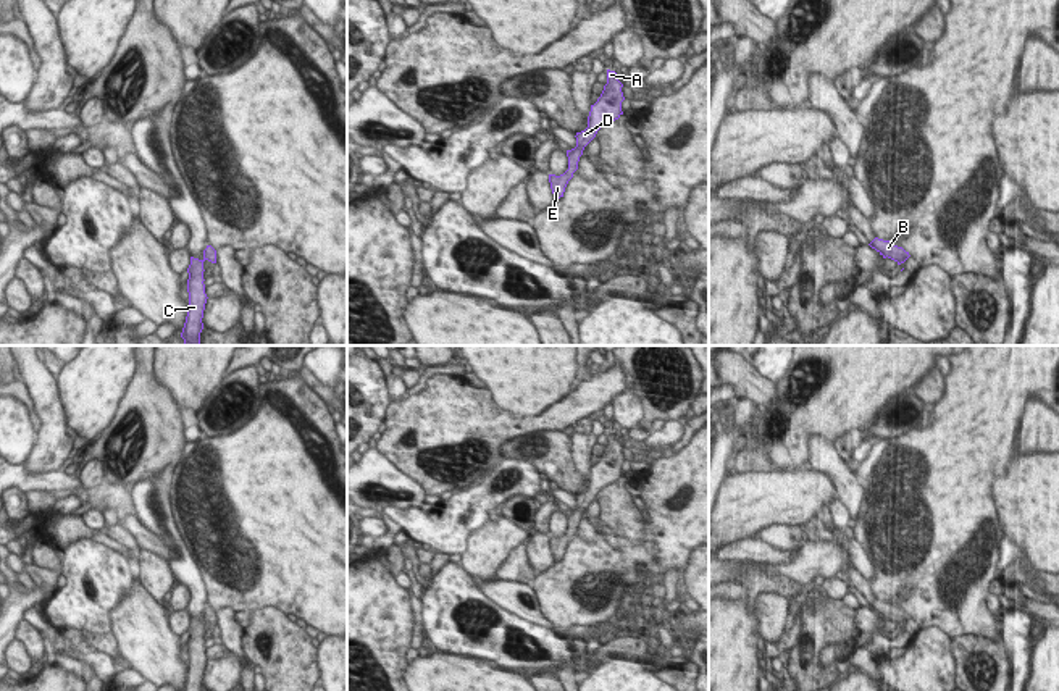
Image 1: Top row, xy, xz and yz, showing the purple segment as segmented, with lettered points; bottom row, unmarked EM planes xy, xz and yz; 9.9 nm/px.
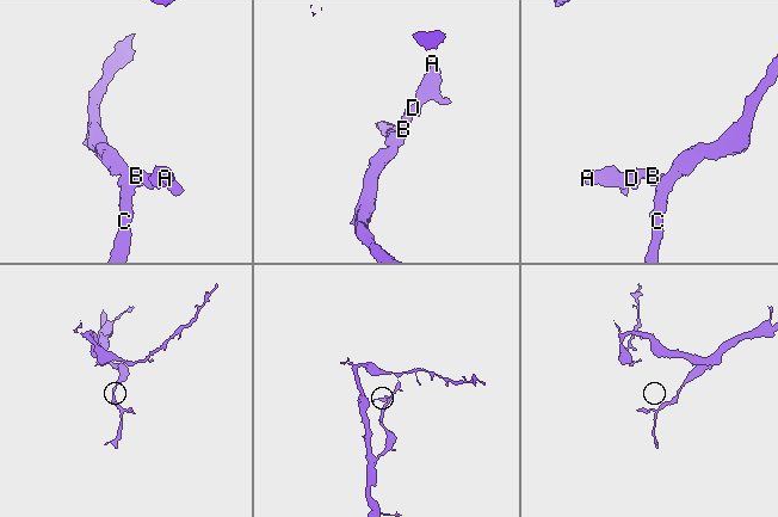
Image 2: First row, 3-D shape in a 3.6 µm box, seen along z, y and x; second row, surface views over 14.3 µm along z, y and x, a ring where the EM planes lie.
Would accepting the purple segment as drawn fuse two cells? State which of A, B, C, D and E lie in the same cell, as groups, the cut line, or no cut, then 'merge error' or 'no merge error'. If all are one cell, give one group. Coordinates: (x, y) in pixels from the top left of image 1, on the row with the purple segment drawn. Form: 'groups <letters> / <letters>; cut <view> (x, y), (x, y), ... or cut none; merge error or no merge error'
groups A B C D E; cut none; no merge error

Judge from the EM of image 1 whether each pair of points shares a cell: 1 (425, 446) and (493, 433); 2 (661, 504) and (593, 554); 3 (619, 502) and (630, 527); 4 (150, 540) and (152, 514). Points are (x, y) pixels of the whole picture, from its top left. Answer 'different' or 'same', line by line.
1: same
2: same
3: same
4: different

